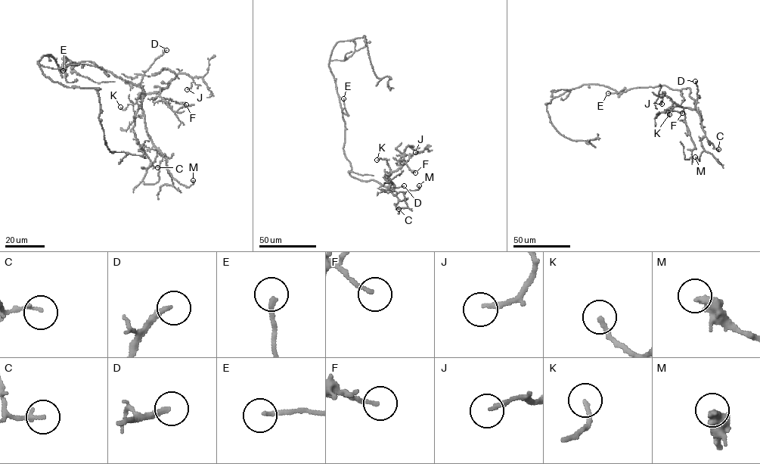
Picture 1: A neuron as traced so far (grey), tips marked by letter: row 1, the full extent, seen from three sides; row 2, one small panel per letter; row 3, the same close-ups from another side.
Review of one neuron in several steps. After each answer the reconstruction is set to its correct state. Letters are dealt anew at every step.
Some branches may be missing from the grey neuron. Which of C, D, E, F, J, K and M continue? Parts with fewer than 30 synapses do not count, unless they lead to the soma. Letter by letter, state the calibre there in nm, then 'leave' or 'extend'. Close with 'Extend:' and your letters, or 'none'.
C: 160 nm thick; leave
D: 200 nm thick; extend
E: 190 nm thick; leave
F: 150 nm thick; leave
J: 180 nm thick; leave
K: 170 nm thick; leave
M: 440 nm thick; leave
Extend: D

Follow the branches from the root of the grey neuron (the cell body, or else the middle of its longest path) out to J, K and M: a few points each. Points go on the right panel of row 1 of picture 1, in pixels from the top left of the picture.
J: (627, 90), (688, 88), (696, 101), (694, 108), (684, 107), (663, 94), (662, 104)
K: (627, 90), (662, 85), (673, 89), (688, 88), (689, 95), (696, 101), (695, 107), (675, 106), (669, 114)
M: (627, 90), (662, 85), (673, 89), (688, 88), (705, 133), (701, 139), (704, 150), (699, 160), (695, 157)

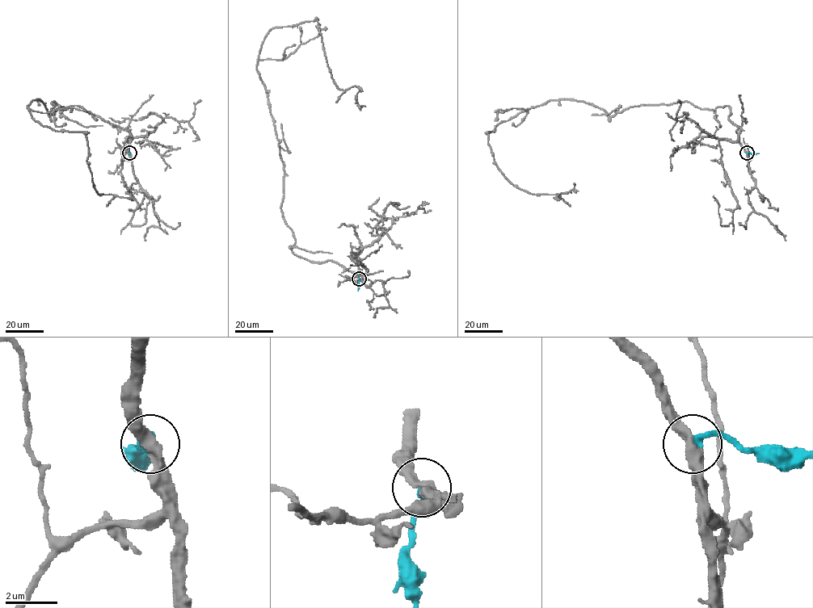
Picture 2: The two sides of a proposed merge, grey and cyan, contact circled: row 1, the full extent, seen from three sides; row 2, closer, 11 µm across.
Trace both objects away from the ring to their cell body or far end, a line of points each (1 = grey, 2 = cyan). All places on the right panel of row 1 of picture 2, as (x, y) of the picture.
1: (747, 153), (727, 106), (688, 102), (609, 121), (553, 99), (489, 132), (512, 184), (555, 198), (574, 184)
2: (747, 153), (758, 153)

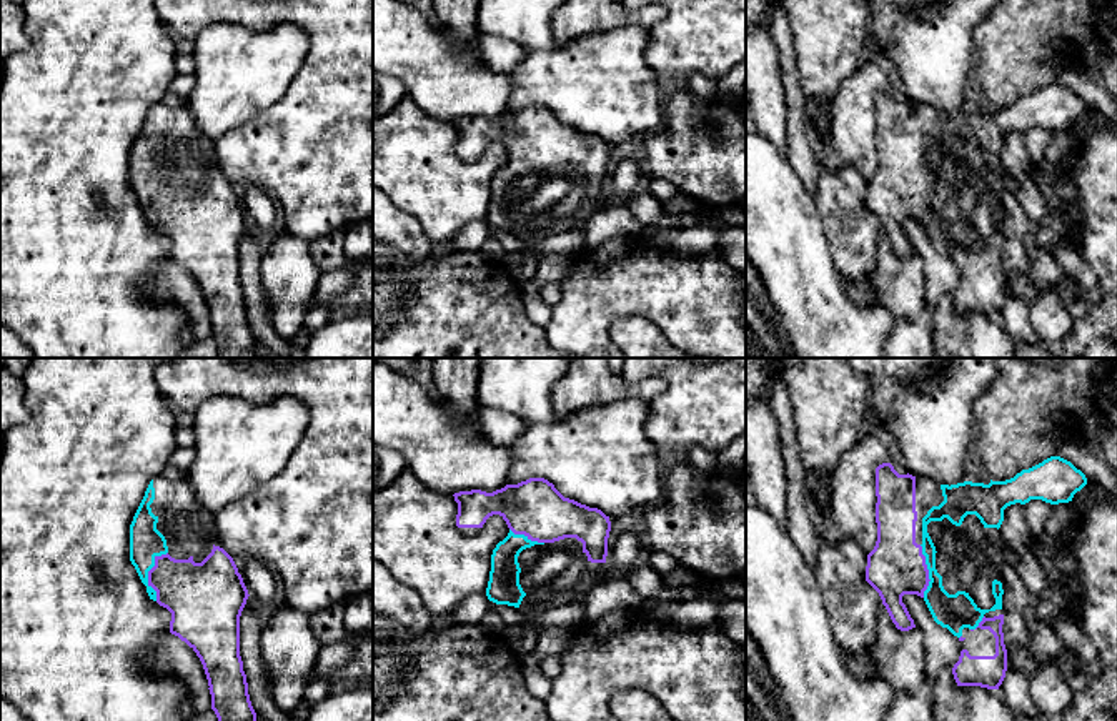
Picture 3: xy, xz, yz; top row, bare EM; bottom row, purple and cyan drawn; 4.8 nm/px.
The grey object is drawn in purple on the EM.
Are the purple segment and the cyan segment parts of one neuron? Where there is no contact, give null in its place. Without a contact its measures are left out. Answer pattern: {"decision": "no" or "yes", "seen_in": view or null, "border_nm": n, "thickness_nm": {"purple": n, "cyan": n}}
{"decision": "yes", "seen_in": "xy", "border_nm": 240, "thickness_nm": {"purple": 300, "cyan": 160}}

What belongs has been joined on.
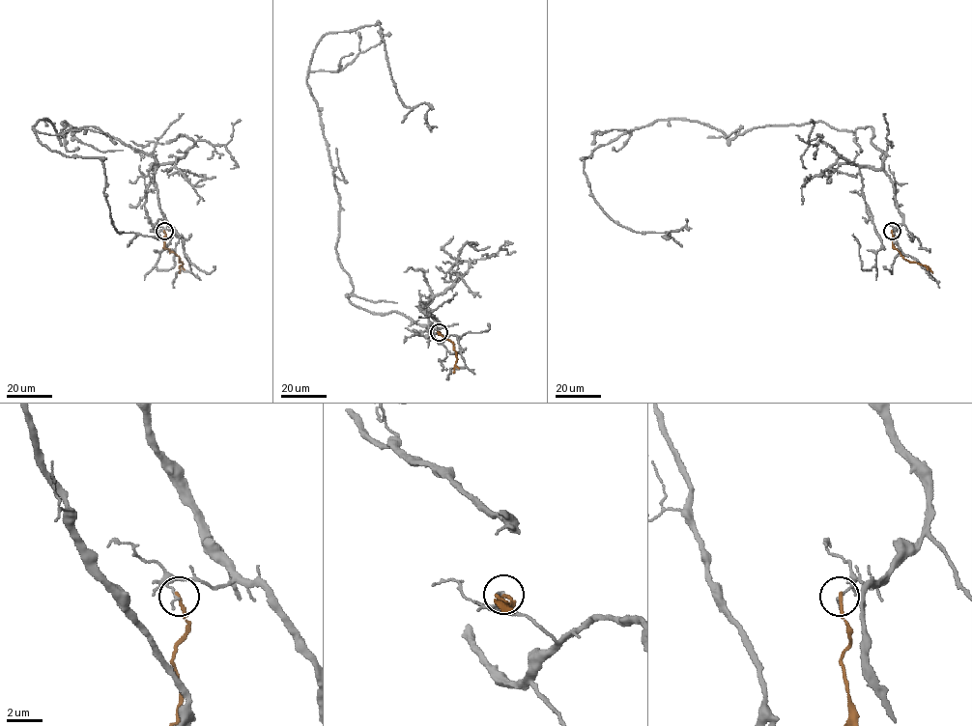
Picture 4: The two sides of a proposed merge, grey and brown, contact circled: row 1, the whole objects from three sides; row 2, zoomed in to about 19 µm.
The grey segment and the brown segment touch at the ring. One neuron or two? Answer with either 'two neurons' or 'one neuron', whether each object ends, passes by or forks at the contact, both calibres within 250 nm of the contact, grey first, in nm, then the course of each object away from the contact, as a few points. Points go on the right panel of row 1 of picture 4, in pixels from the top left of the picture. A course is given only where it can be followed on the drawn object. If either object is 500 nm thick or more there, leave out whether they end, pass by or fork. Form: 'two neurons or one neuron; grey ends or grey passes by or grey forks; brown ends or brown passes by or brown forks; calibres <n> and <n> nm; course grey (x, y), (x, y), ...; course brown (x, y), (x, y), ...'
two neurons; grey ends; brown ends; calibres 140 and 200 nm; course grey (891, 231), (870, 126), (728, 145), (662, 119), (585, 157), (613, 220), (664, 237), (686, 220); course brown (891, 231), (893, 246), (900, 254), (910, 262), (927, 265), (932, 272)

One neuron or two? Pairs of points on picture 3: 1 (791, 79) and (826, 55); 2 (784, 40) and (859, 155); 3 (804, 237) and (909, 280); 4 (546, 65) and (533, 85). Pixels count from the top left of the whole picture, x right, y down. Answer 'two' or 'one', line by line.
1: two
2: two
3: two
4: one

